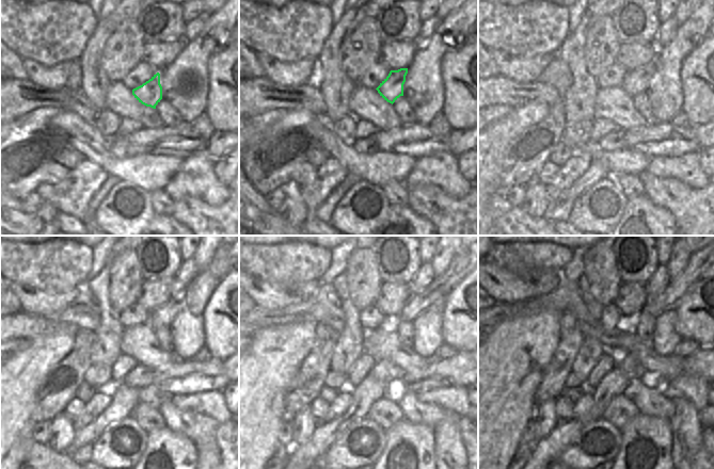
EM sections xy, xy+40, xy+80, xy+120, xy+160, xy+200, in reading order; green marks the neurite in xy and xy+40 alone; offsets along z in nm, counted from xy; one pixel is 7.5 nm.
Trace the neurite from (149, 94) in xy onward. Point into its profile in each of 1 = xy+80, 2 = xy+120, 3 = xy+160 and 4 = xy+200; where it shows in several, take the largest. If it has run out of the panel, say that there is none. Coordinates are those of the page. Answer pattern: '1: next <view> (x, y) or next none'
1: next xy+80 (636, 81)
2: next xy+120 (163, 316)
3: next xy+160 (441, 286)
4: next xy+200 (695, 268)

